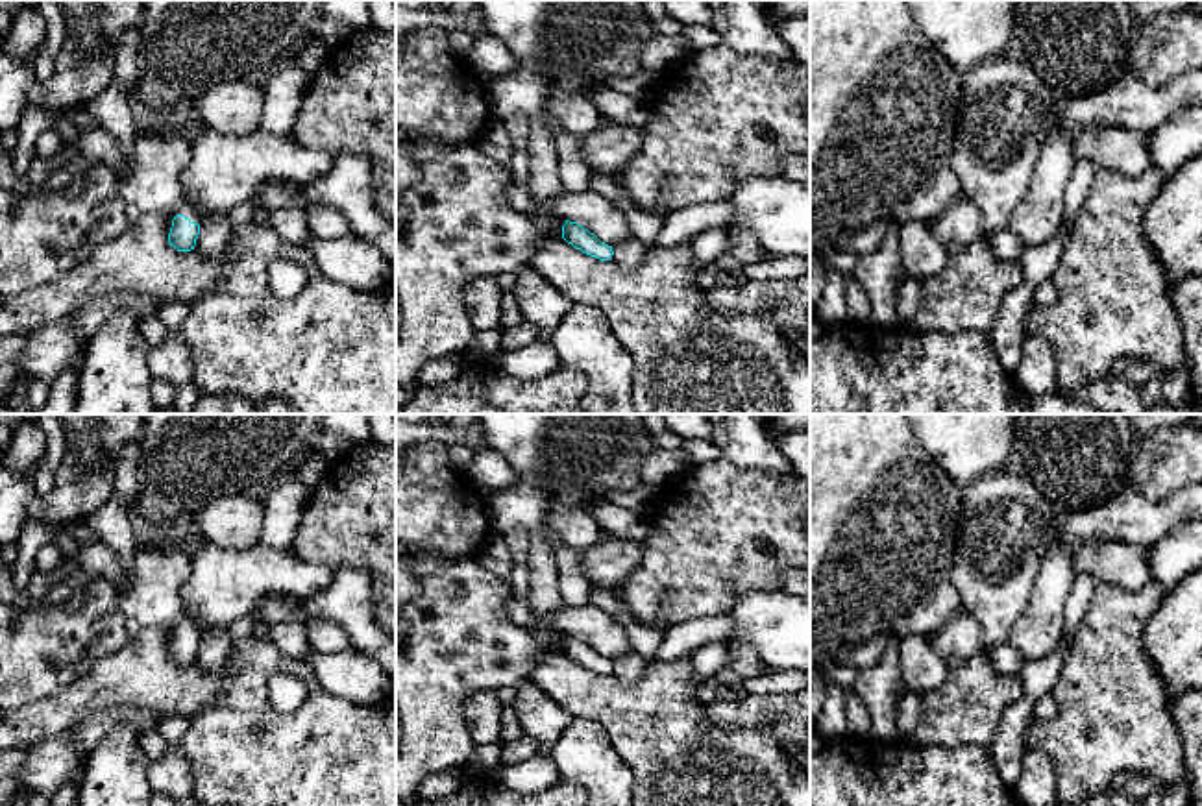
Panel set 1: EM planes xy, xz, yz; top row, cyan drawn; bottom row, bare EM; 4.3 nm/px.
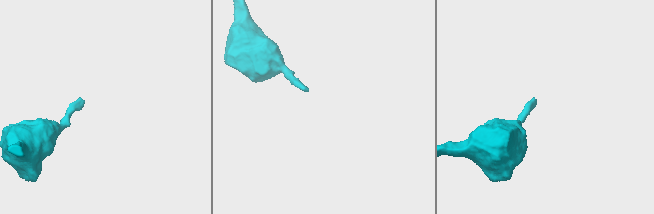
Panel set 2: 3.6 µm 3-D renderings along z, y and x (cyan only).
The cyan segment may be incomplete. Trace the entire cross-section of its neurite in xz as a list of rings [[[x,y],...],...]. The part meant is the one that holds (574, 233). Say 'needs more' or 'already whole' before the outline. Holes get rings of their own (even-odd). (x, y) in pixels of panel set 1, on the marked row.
already whole; [[[566,220],[566,224],[562,226],[562,238],[583,253],[599,261],[610,261],[614,255],[612,246],[601,242],[594,233],[590,233],[577,222]]]

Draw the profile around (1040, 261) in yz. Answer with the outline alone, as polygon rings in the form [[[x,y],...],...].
[[[1061,222],[1056,235],[1045,244],[1024,250],[1021,264],[1024,270],[1024,283],[1019,288],[1008,290],[1000,301],[999,318],[991,329],[989,344],[1000,368],[1013,375],[1023,360],[1023,322],[1032,301],[1036,287],[1052,277],[1069,240],[1073,222]]]

